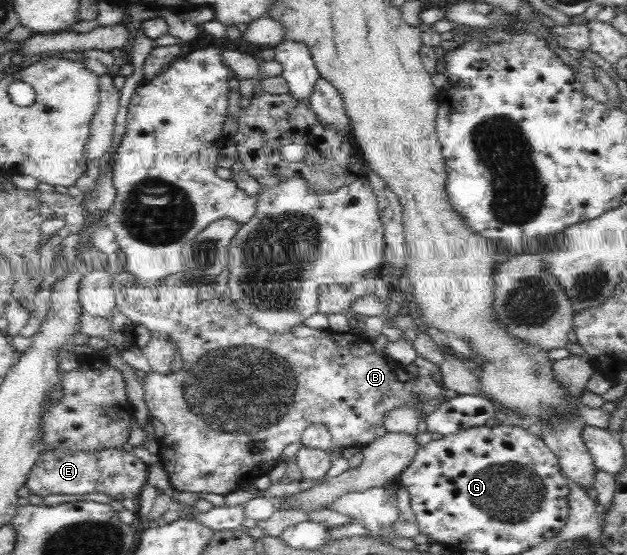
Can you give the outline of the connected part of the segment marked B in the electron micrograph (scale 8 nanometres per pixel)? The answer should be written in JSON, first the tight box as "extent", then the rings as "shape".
{"extent":[91,221,443,495],"shape":[[[105,221],[97,223],[91,227],[91,241],[94,248],[106,255],[105,270],[113,277],[112,289],[116,300],[116,308],[119,312],[125,314],[125,317],[129,318],[133,323],[143,324],[149,331],[154,334],[168,336],[176,344],[177,350],[184,366],[181,371],[177,373],[159,374],[155,373],[153,369],[146,373],[146,376],[140,379],[143,387],[143,399],[149,409],[149,416],[157,417],[165,425],[165,433],[161,439],[157,439],[159,442],[159,452],[156,456],[156,461],[161,463],[168,473],[169,482],[171,487],[179,492],[189,491],[196,493],[217,493],[226,495],[240,489],[246,483],[254,482],[255,479],[268,475],[269,472],[282,461],[281,453],[287,445],[291,443],[297,443],[303,435],[303,432],[307,427],[311,425],[321,425],[327,428],[332,437],[332,444],[334,448],[341,449],[342,451],[353,451],[361,449],[364,445],[370,443],[370,441],[376,440],[377,437],[384,436],[385,430],[381,426],[381,421],[385,417],[385,413],[389,413],[391,409],[399,407],[399,405],[405,405],[405,403],[411,403],[411,401],[419,401],[419,403],[425,403],[427,399],[431,397],[437,397],[443,393],[443,387],[437,387],[429,376],[423,375],[419,379],[407,375],[399,364],[388,356],[377,357],[373,351],[371,351],[371,343],[367,343],[367,339],[363,339],[363,336],[349,335],[349,332],[343,332],[343,335],[339,335],[338,332],[332,332],[331,330],[315,330],[313,328],[306,327],[305,325],[297,325],[296,328],[289,328],[287,332],[267,332],[265,328],[258,328],[258,325],[254,324],[254,321],[250,320],[250,317],[242,315],[238,305],[234,304],[234,300],[230,295],[221,297],[217,293],[216,287],[210,287],[205,289],[204,287],[195,287],[195,285],[188,285],[186,283],[186,275],[184,272],[180,272],[170,277],[167,277],[161,286],[144,289],[140,286],[136,286],[136,280],[125,271],[125,258],[124,253],[119,249],[117,245],[114,233],[109,231]]]}

